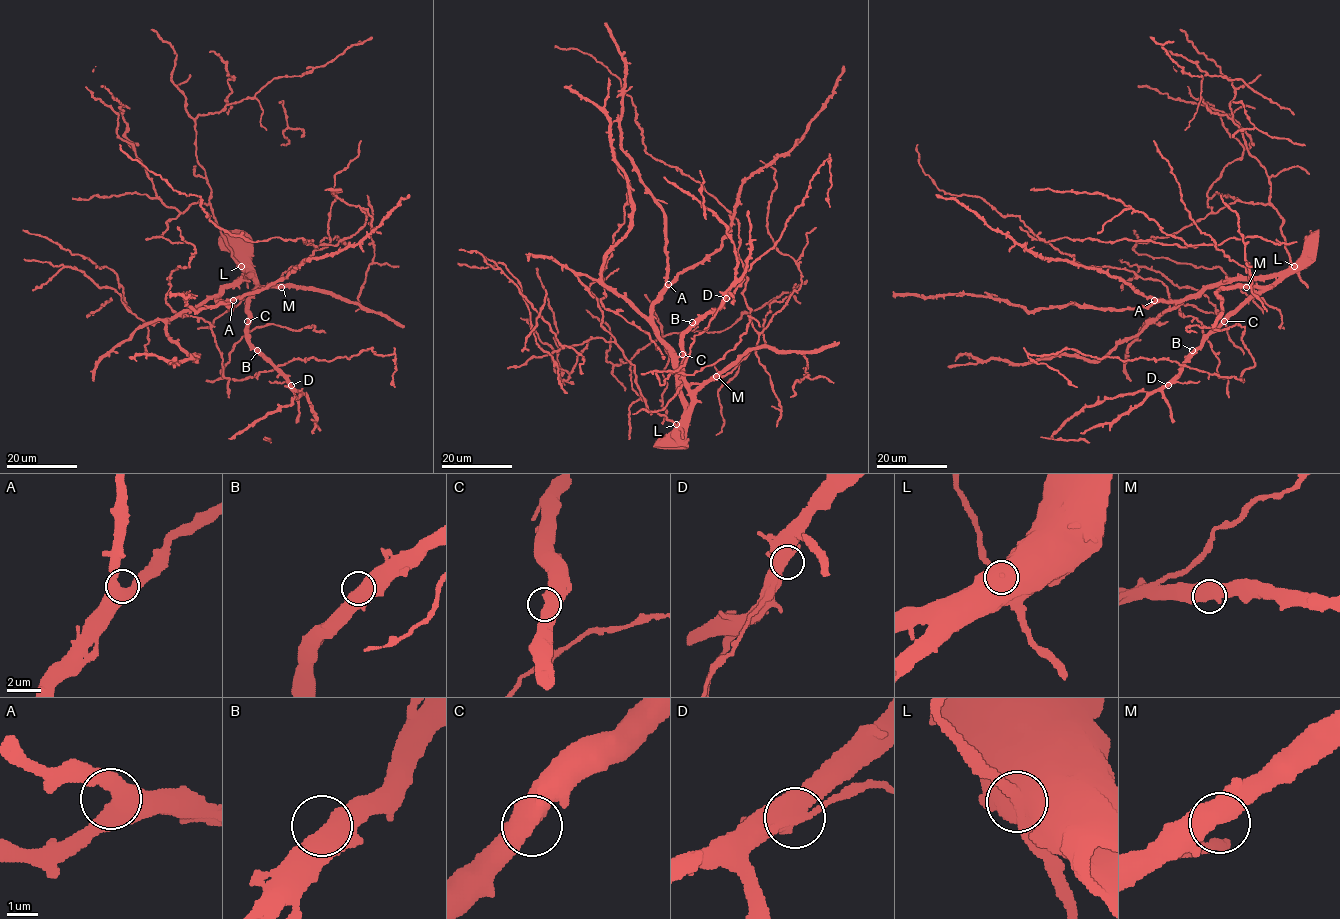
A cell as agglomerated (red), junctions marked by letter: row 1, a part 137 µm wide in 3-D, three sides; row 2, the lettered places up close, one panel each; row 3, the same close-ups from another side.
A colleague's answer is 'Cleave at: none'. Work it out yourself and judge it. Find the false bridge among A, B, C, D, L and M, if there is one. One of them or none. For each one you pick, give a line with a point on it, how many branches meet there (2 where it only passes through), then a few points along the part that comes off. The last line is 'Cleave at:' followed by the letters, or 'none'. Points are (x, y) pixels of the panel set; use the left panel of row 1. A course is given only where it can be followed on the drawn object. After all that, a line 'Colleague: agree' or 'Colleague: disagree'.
D: at (291, 385); 2 branches meet; foreign part runs (290, 385), (286, 382), (269, 381)
Cleave at: D
Colleague: disagree

